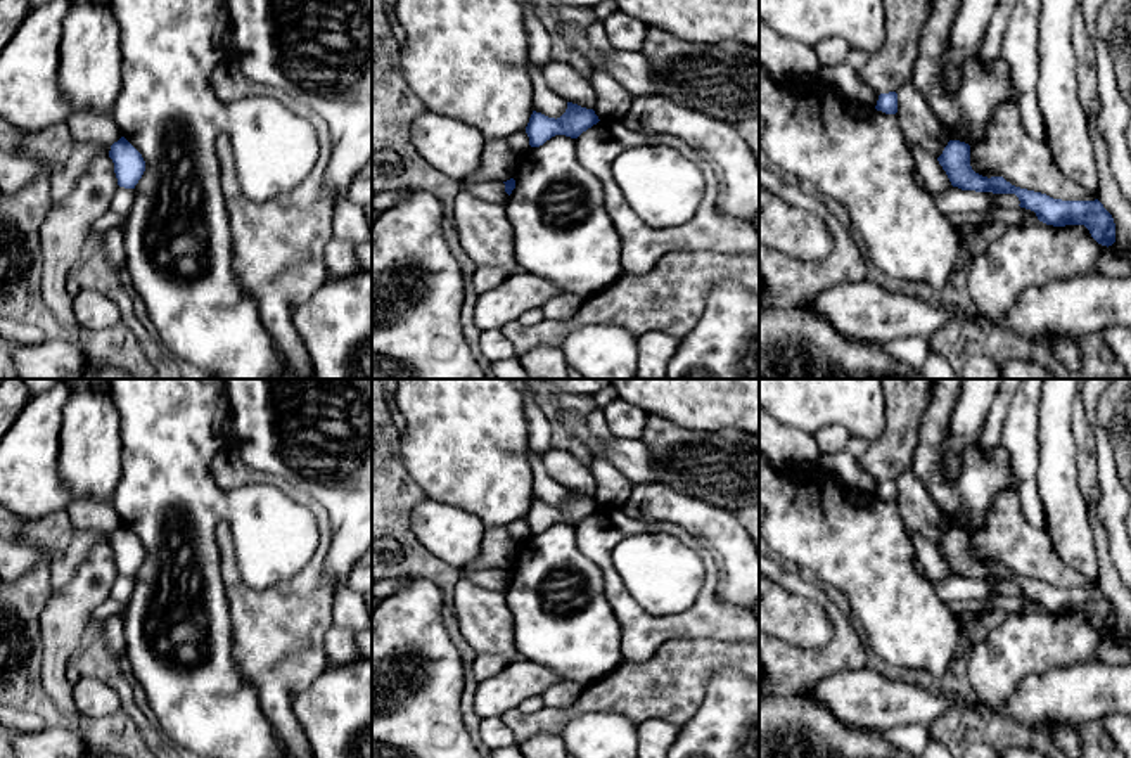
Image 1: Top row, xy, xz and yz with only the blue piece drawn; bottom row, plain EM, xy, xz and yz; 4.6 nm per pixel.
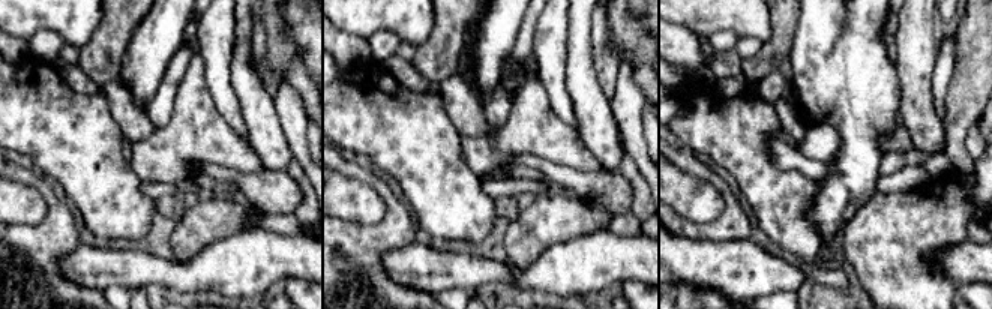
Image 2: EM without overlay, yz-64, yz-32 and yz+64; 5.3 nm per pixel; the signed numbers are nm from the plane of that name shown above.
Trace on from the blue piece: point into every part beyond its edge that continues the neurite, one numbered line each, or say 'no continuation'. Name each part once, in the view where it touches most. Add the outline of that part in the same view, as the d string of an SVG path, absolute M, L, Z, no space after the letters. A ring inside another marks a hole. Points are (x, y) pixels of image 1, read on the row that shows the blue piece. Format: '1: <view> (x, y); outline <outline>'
no continuation

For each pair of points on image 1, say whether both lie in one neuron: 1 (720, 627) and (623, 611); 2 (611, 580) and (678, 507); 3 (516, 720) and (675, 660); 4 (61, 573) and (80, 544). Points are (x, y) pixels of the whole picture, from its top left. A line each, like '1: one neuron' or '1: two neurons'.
1: one neuron
2: two neurons
3: one neuron
4: one neuron

